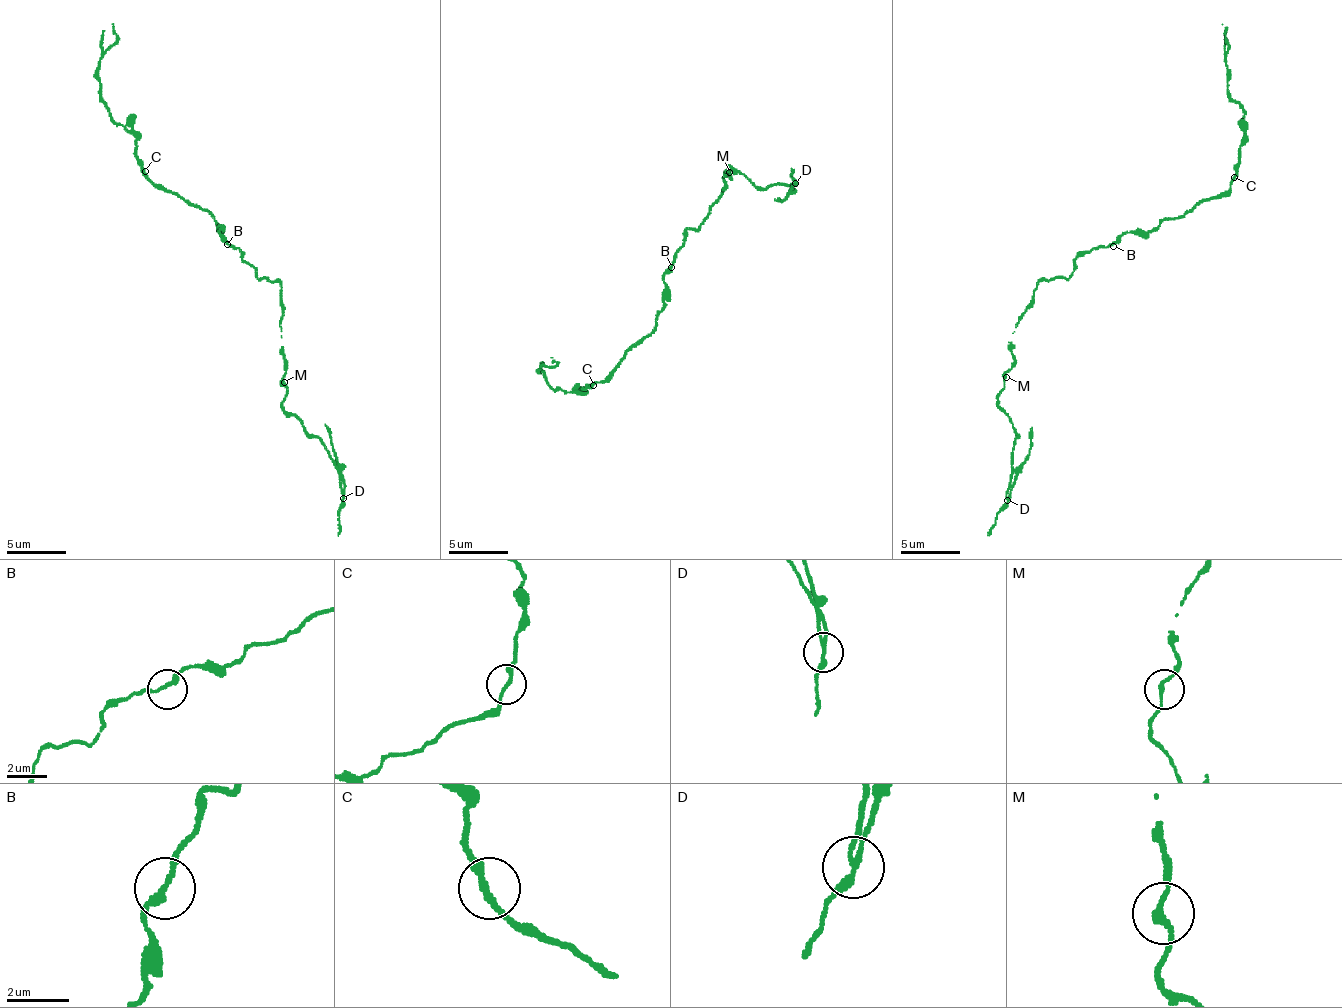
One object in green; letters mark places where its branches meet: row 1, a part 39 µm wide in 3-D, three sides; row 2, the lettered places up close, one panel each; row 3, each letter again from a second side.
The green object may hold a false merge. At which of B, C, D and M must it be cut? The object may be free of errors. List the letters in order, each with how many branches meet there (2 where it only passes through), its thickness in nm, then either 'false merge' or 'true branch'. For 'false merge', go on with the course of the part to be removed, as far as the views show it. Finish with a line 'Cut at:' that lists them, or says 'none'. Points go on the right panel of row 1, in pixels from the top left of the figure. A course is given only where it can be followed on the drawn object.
B: 2 | 220 nm | true branch
C: 2 | 240 nm | true branch
D: 2 | 200 nm | false merge | (1007, 499), (1015, 469), (1030, 451), (1032, 426)
M: 2 | 180 nm | true branch
Cut at: D

